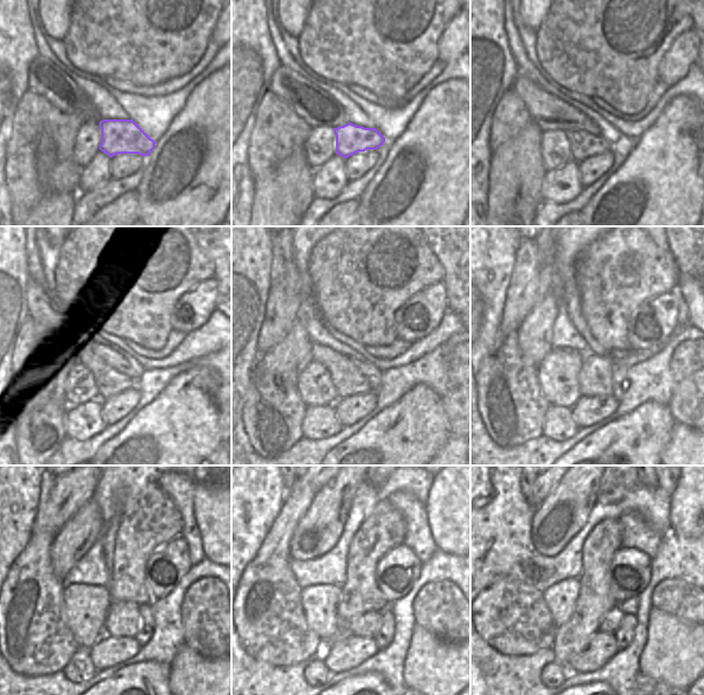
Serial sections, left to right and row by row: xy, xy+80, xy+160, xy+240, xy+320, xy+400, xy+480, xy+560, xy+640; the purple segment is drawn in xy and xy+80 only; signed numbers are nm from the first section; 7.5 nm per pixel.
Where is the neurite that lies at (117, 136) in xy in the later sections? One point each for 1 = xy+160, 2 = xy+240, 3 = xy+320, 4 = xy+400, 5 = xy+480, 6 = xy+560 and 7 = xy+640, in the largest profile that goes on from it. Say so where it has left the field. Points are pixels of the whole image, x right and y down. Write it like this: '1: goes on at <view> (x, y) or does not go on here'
1: goes on at xy+160 (584, 144)
2: goes on at xy+240 (109, 382)
3: goes on at xy+320 (348, 380)
4: goes on at xy+400 (595, 374)
5: goes on at xy+480 (123, 619)
6: goes on at xy+560 (367, 625)
7: goes on at xy+640 (609, 624)

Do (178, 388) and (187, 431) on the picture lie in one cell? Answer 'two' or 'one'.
one

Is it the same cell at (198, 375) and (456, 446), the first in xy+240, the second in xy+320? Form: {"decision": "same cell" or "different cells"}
{"decision": "different cells"}

